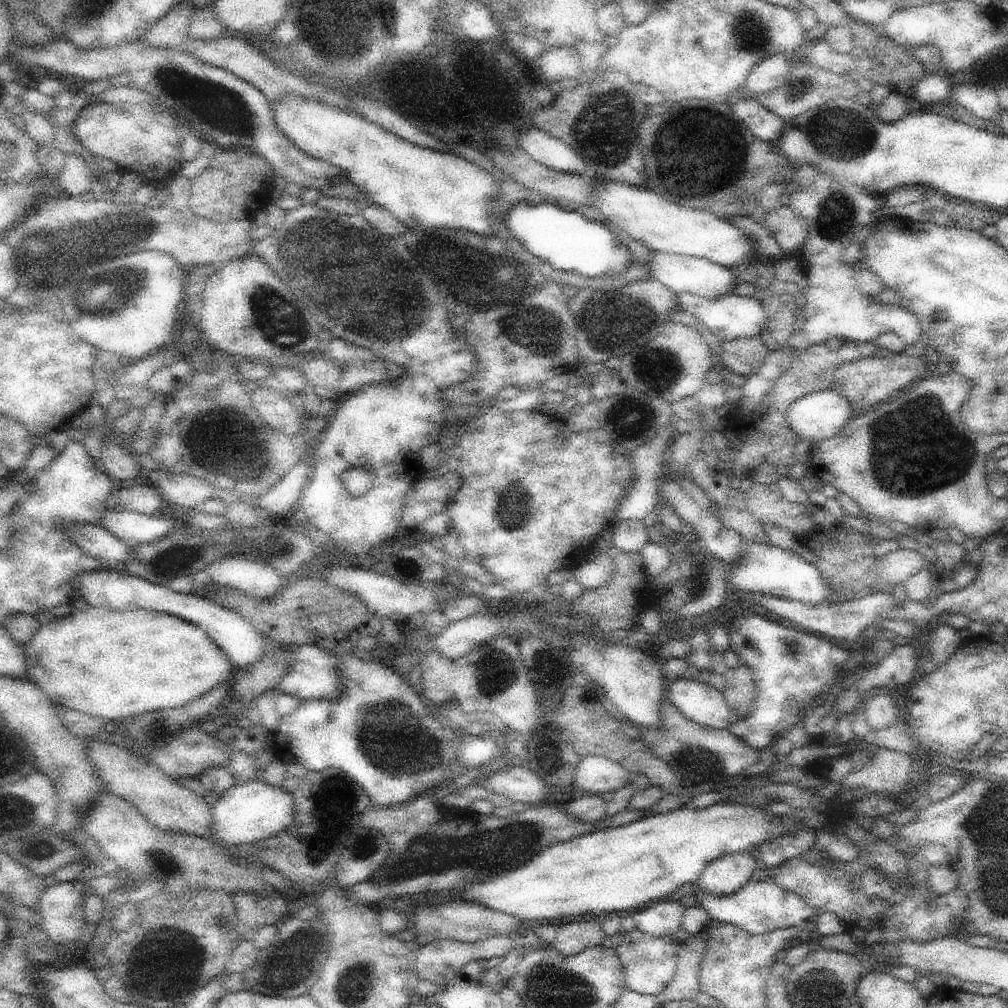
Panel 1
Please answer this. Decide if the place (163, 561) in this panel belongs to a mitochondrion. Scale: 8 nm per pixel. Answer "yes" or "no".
yes

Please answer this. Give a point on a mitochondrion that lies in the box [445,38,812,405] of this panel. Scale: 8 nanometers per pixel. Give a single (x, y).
(598, 128)

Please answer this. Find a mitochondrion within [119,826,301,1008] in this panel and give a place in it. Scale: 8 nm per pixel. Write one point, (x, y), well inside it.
(177, 969)

